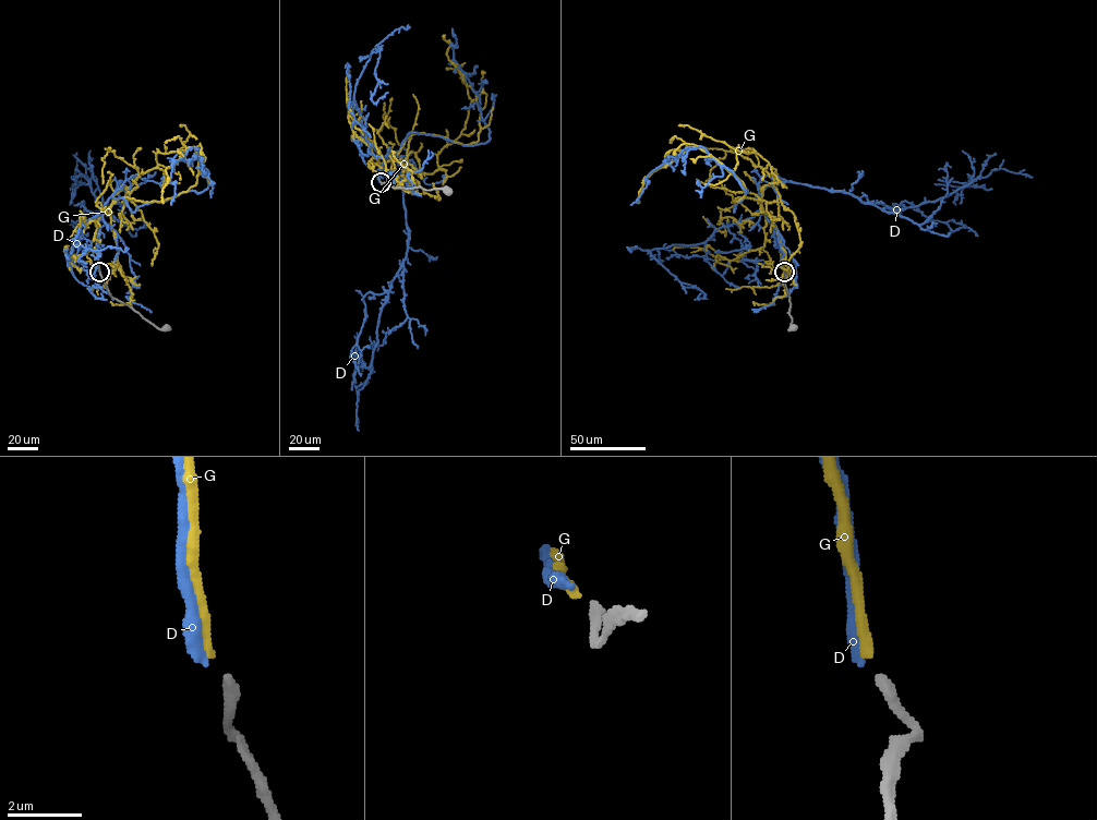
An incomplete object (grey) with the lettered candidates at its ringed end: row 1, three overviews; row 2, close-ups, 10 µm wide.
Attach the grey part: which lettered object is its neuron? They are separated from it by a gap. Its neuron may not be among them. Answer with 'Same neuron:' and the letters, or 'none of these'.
Same neuron: G

